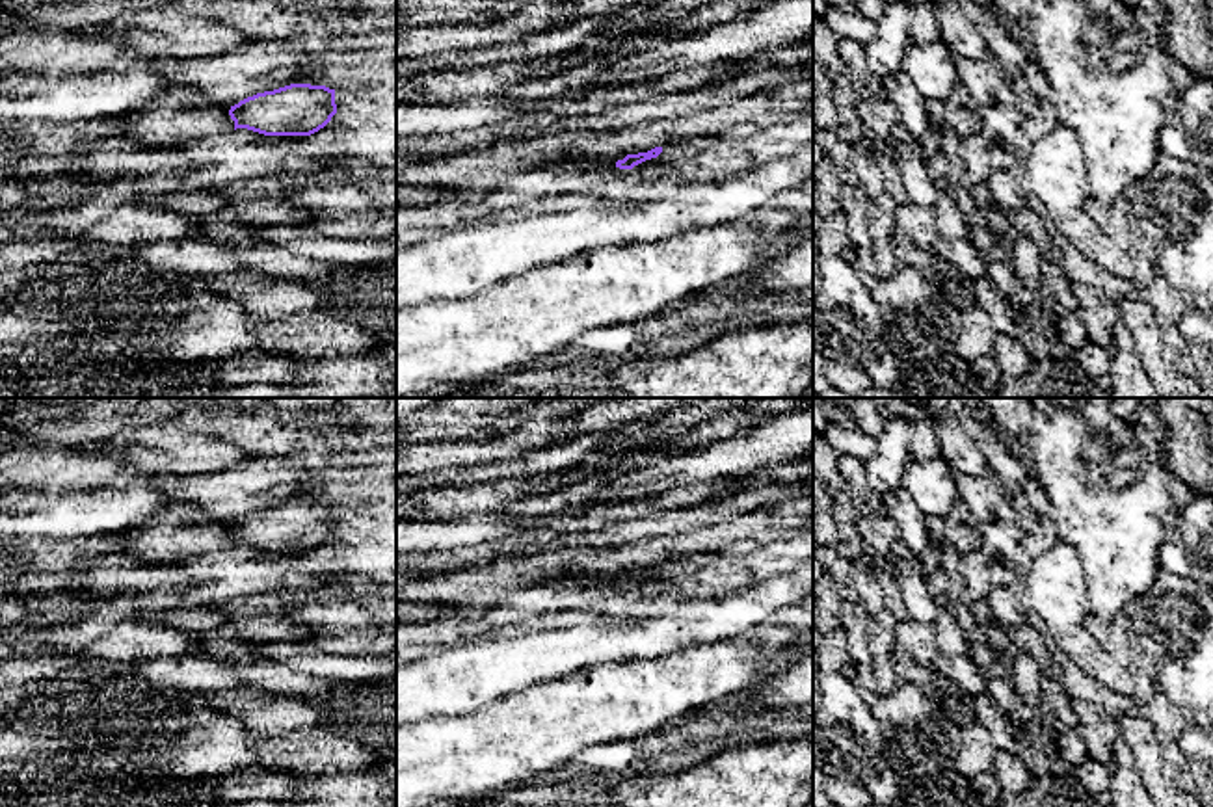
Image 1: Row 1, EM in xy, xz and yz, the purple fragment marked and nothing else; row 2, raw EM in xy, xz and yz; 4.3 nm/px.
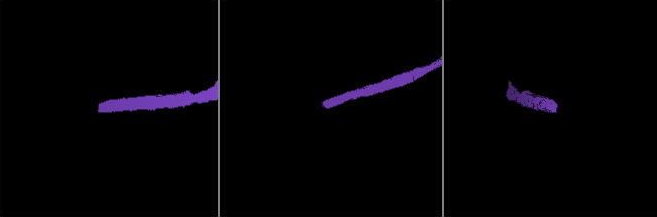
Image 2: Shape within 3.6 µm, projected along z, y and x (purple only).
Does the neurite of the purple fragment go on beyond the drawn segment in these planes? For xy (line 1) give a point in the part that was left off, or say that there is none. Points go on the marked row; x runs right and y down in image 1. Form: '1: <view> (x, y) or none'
1: none

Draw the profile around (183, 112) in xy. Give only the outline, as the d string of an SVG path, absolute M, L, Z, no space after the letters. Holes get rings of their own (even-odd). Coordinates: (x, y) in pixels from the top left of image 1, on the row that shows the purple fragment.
M171 87L162 99L119 117L119 136L149 147L167 147L199 136L234 130L227 106L210 104L193 87Z

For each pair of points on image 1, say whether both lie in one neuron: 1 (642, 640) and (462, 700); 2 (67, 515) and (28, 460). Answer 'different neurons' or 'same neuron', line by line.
1: same neuron
2: different neurons

